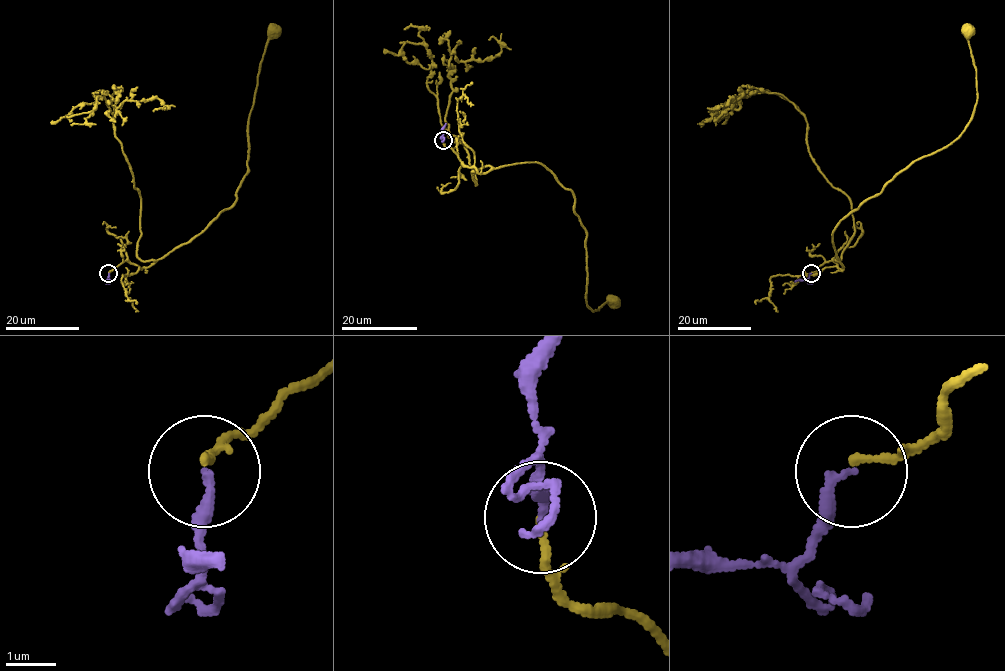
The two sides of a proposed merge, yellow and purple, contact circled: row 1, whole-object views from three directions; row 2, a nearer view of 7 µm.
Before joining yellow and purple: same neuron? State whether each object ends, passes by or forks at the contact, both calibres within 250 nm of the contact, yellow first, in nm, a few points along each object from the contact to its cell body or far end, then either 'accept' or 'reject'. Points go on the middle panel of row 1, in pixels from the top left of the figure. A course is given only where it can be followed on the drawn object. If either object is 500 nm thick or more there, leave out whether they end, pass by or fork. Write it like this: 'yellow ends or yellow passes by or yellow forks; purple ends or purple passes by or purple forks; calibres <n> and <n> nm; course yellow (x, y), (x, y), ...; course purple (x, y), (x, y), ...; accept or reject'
yellow ends; purple ends; calibres 150 and 190 nm; course yellow (443, 140), (480, 173), (539, 162), (572, 192), (574, 211), (586, 233), (587, 305), (593, 310), (612, 302); course purple (443, 140), (445, 123); accept

